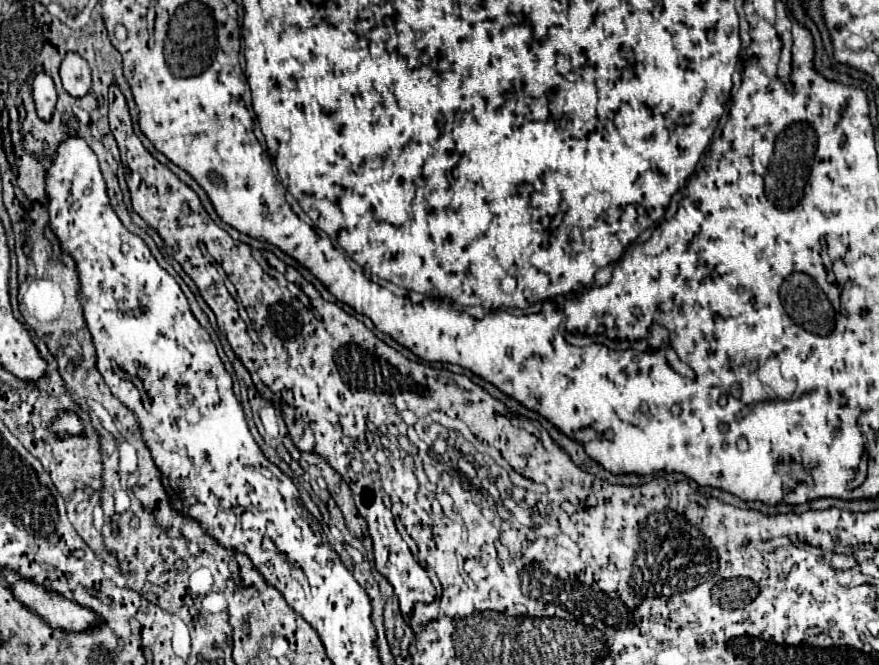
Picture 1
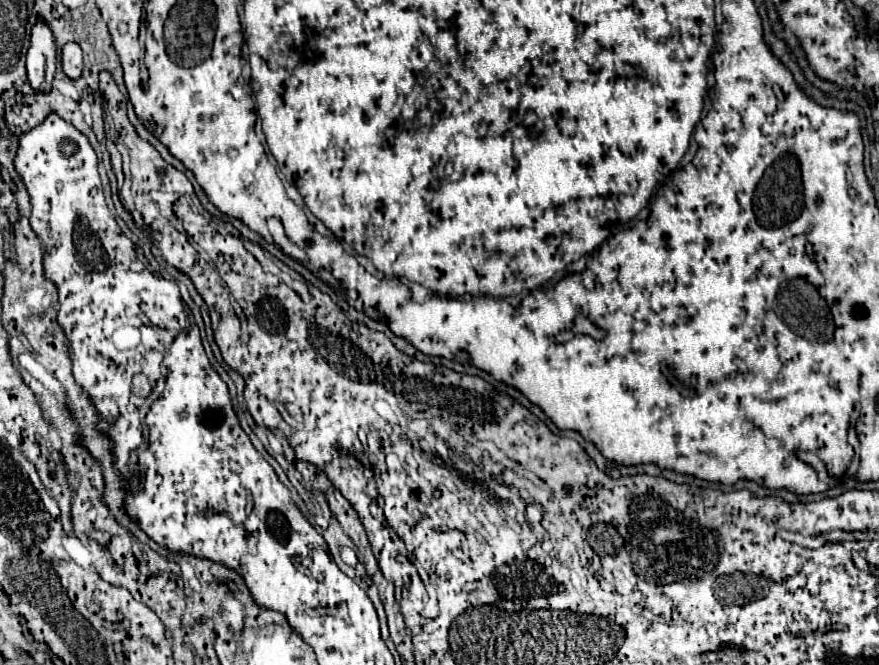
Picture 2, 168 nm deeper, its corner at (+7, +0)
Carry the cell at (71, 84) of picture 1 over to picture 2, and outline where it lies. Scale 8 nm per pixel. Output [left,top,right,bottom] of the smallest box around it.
[62,43,82,79]

